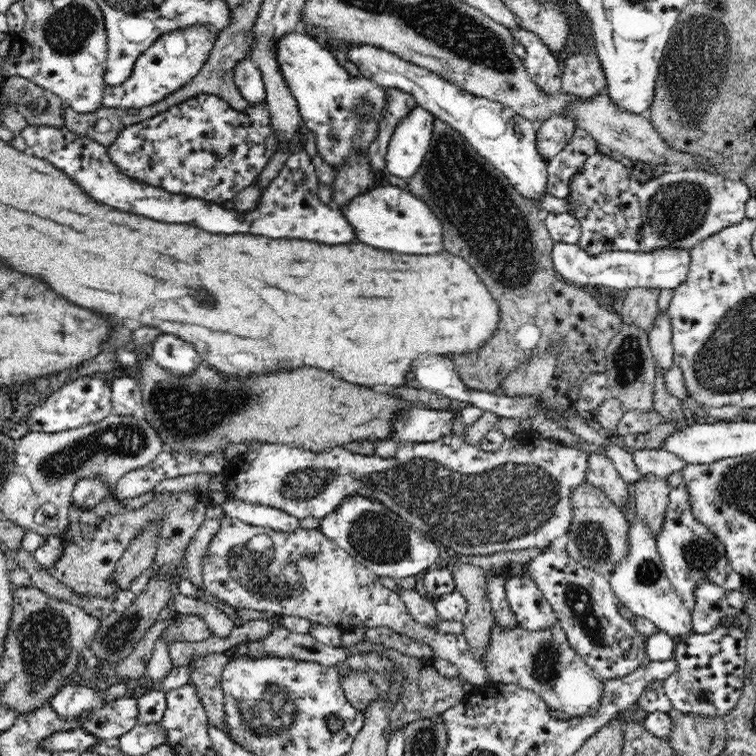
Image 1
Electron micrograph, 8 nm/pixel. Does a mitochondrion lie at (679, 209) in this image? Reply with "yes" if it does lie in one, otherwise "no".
yes

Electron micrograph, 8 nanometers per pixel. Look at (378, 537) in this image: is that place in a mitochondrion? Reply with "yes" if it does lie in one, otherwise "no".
yes

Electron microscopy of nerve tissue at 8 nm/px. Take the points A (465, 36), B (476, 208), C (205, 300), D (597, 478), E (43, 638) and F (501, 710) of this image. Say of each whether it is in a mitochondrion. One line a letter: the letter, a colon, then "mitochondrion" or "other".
A: mitochondrion
B: mitochondrion
C: mitochondrion
D: other
E: mitochondrion
F: other

